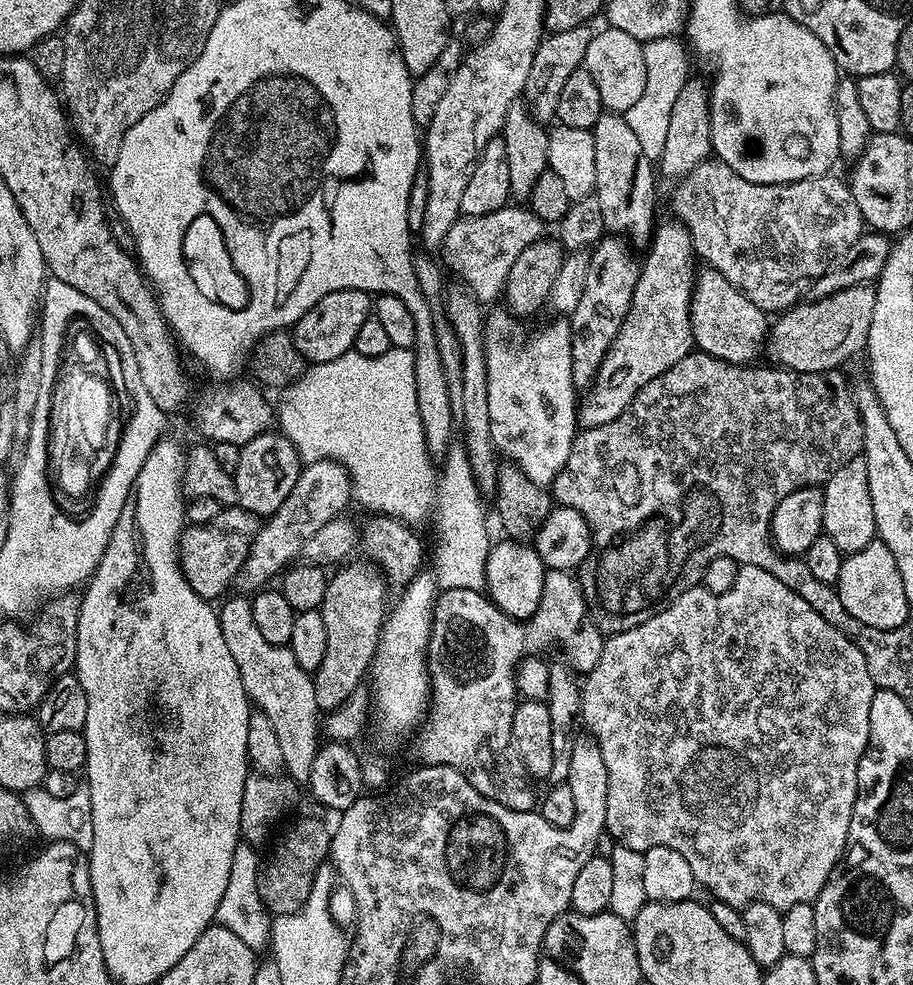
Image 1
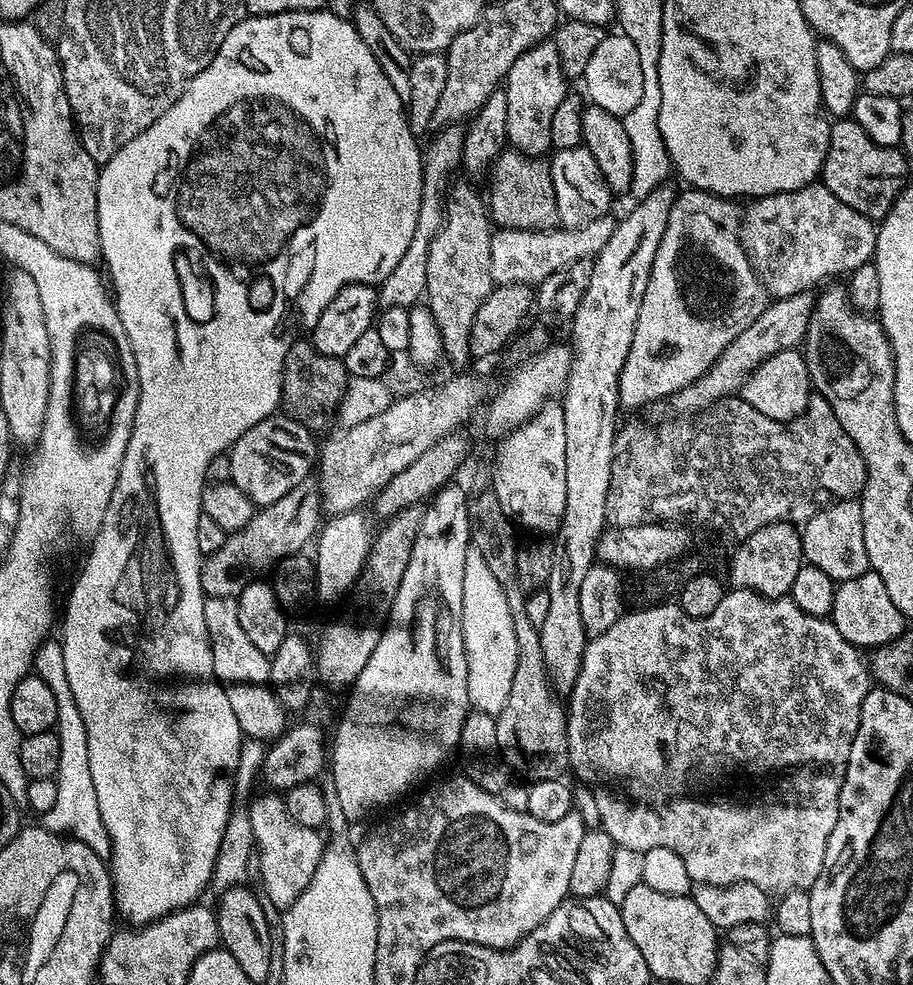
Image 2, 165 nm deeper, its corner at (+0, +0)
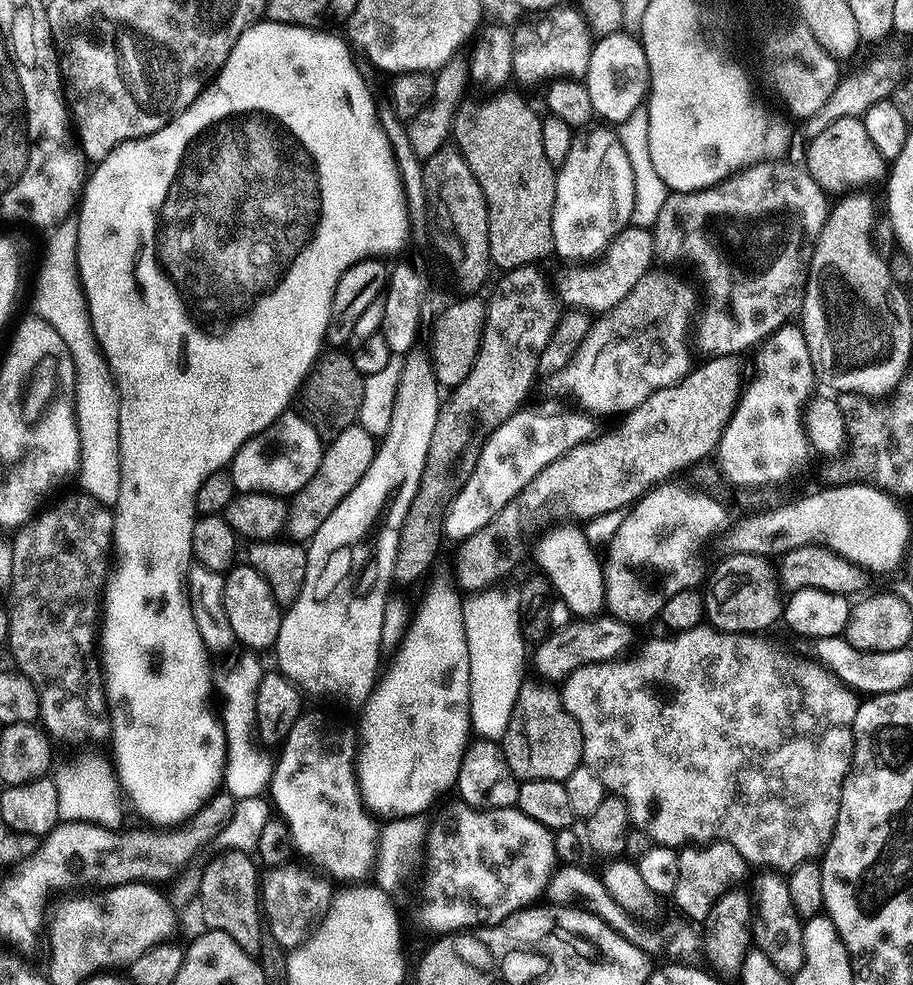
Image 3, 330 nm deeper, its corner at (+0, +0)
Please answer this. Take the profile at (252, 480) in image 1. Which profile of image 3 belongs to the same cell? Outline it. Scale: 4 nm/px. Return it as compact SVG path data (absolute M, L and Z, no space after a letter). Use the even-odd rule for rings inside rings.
M289 410L269 428L249 438L234 454L230 471L236 491L291 498L306 486L306 482L310 482L310 478L314 478L314 470L318 470L324 449L314 426L310 426L303 415Z

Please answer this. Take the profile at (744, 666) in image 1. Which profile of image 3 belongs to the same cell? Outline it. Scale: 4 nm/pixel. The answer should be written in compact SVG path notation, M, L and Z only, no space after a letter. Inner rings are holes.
M697 626L685 632L663 635L657 640L646 641L633 656L625 655L623 658L603 660L599 664L582 665L563 679L559 689L560 700L580 728L584 747L583 767L590 769L600 779L605 793L624 801L631 827L644 833L653 845L679 850L721 840L734 846L734 850L738 850L749 866L756 867L757 864L757 869L775 870L780 874L791 872L799 864L815 861L832 836L840 781L850 767L849 735L845 731L835 731L851 723L856 713L857 697L850 688L841 691L840 684L836 684L836 680L829 680L824 674L824 666L815 659L799 660L783 652L774 641L764 640L768 638L760 634L719 632L711 626Z

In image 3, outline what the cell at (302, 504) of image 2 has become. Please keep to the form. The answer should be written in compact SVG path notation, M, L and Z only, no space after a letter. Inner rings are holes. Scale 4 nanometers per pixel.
M357 423L342 430L338 438L327 441L318 470L314 470L314 478L310 478L310 482L306 482L306 486L302 486L302 490L298 490L287 501L286 532L292 535L289 537L293 541L308 542L311 539L322 522L333 513L334 508L358 485L358 480L374 461L377 445L377 437L371 436Z

